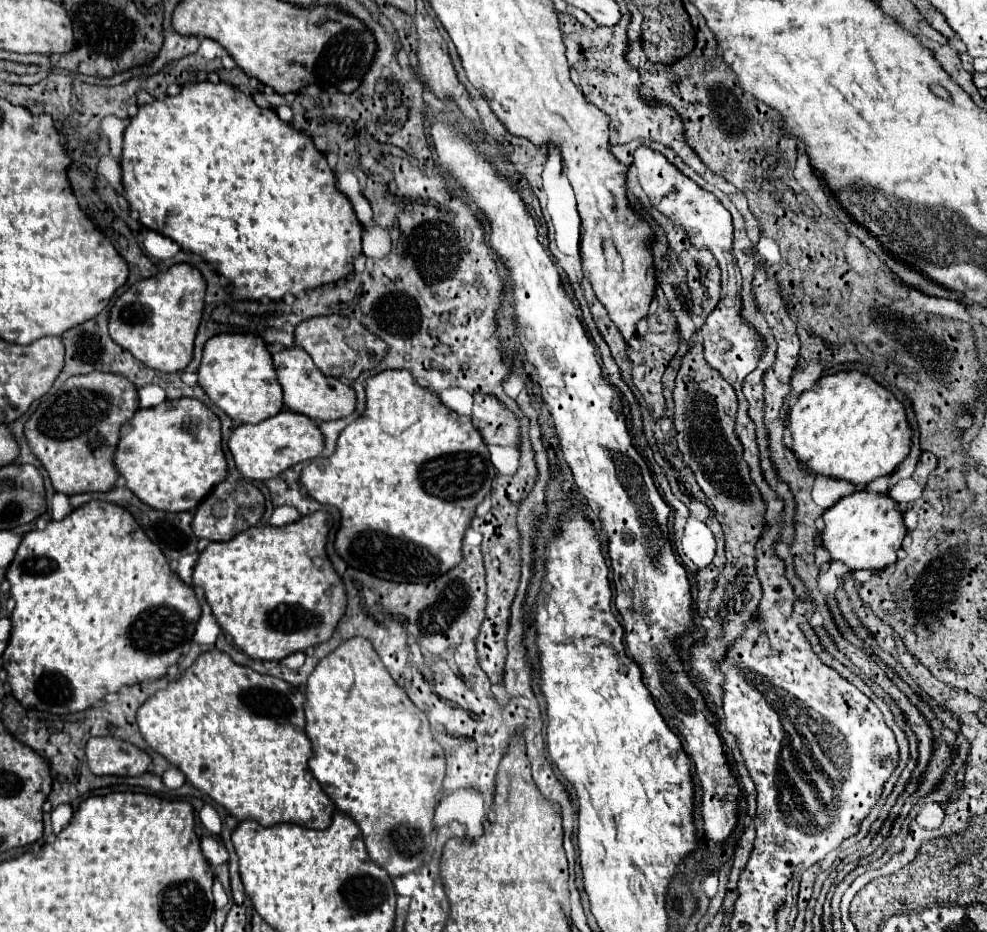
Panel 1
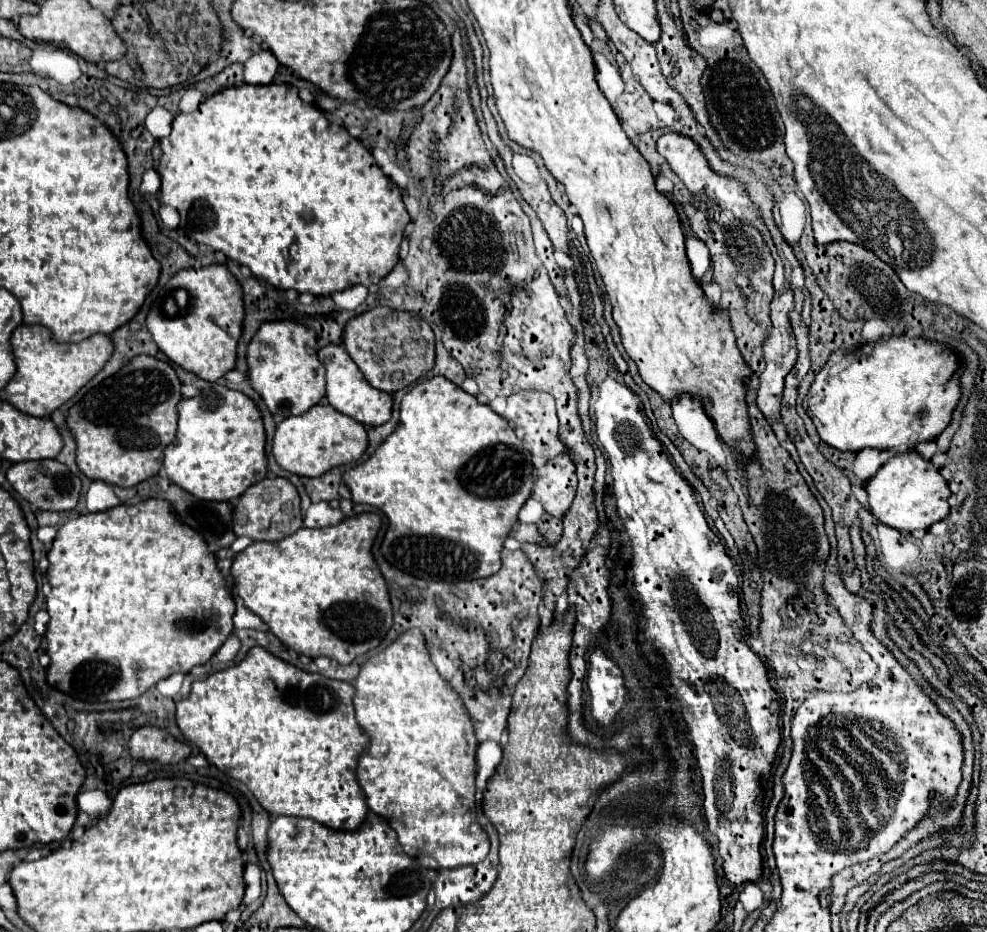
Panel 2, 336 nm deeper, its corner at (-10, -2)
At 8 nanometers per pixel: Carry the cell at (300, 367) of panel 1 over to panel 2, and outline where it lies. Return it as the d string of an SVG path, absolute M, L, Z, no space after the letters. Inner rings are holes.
M326 345L318 351L318 357L326 365L326 399L336 411L360 421L366 427L384 425L392 417L392 395L374 389L342 345Z

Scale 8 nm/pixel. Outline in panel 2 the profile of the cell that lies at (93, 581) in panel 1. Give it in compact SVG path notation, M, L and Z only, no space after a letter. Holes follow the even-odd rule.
M148 499L138 505L118 505L104 513L88 513L80 515L78 519L70 519L58 529L58 535L48 551L48 579L52 585L50 595L46 597L46 609L50 613L50 623L46 631L46 653L50 655L52 663L48 667L48 683L62 693L74 695L82 701L126 701L140 697L144 691L154 687L158 681L174 675L174 673L188 673L192 667L200 663L208 663L212 655L222 647L226 637L234 631L234 611L236 603L226 587L226 579L216 565L216 555L208 549L206 541L198 535L196 529L178 521L172 511L172 505L166 499Z

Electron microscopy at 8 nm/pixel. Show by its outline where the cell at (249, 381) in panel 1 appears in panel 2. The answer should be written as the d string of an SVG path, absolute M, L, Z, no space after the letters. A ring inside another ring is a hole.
M272 321L264 323L260 331L248 345L248 381L264 397L264 403L272 415L280 413L284 417L306 413L310 407L318 405L326 393L326 369L318 359L318 335L314 329L304 327L294 321Z

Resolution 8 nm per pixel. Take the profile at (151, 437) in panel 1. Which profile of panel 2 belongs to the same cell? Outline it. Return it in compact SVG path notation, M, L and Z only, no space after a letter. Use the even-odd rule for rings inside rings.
M210 385L208 389L202 389L200 395L182 399L178 403L178 415L180 419L176 439L164 451L164 471L172 481L176 481L176 485L184 487L184 491L192 491L192 495L204 501L232 501L238 499L250 485L266 477L266 431L262 413L250 397L224 385Z

